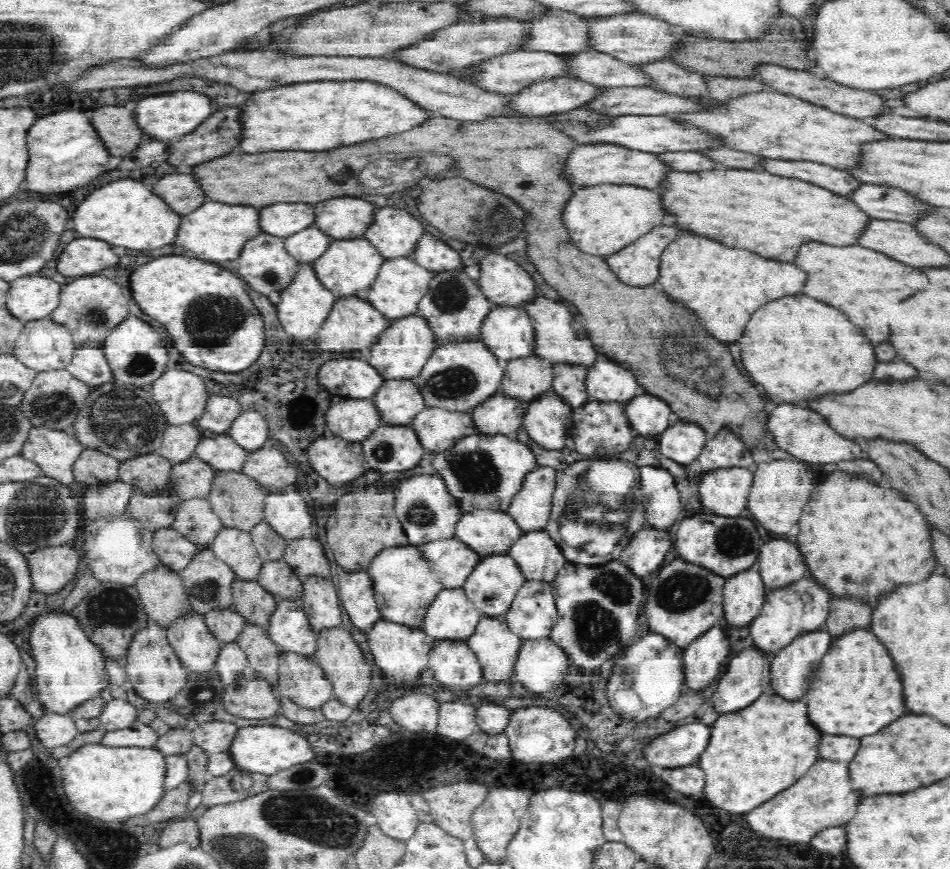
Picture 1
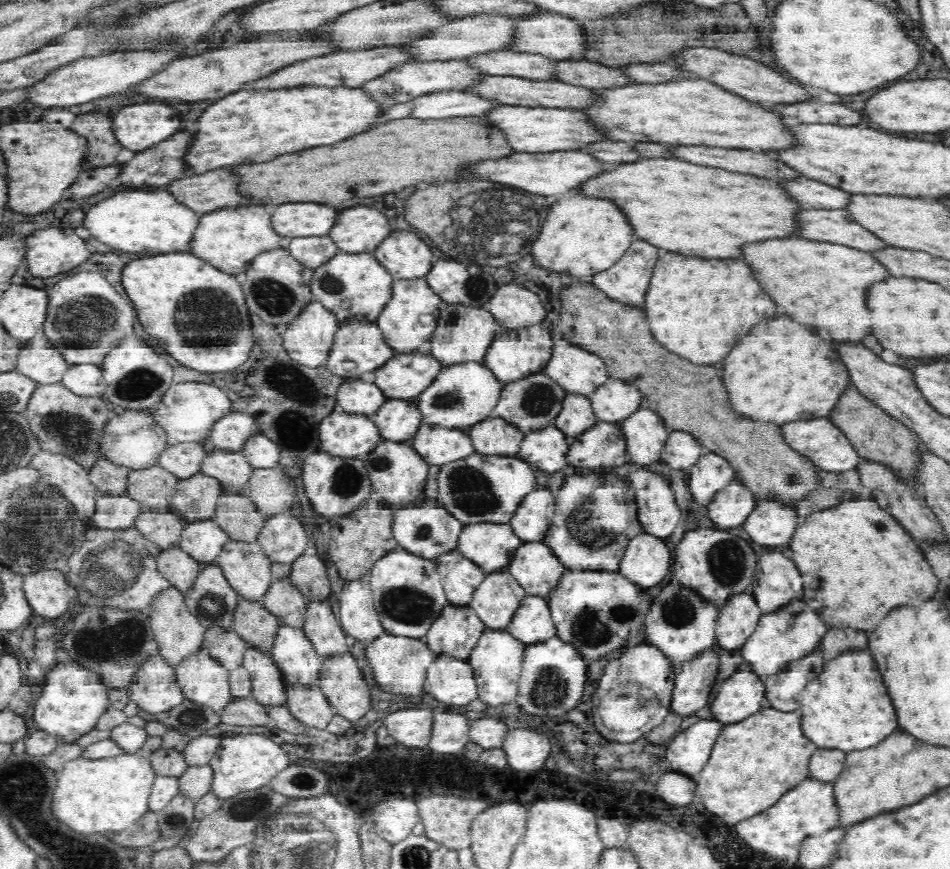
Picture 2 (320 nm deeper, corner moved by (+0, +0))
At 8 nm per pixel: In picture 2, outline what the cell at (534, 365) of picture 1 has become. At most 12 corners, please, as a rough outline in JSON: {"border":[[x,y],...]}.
{"border":[[544,370],[506,383],[491,412],[525,435],[554,423],[565,390]]}

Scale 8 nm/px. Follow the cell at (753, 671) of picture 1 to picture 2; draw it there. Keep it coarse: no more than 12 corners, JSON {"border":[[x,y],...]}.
{"border":[[742,663],[710,703],[712,718],[740,722],[766,703],[764,677]]}

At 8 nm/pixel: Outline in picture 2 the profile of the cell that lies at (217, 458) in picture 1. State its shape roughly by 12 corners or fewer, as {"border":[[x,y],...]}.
{"border":[[241,450],[204,454],[201,472],[245,489],[253,467]]}

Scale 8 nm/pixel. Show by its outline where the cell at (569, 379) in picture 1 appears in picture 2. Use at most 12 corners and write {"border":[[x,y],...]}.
{"border":[[565,391],[554,423],[569,442],[598,419],[587,394]]}

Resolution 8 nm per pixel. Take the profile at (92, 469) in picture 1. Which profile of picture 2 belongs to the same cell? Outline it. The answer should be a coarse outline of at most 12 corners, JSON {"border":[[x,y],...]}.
{"border":[[100,456],[88,469],[101,494],[125,494],[130,470]]}

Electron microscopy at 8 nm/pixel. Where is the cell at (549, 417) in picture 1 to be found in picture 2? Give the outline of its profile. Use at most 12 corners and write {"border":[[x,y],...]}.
{"border":[[555,423],[529,431],[519,454],[546,472],[567,462],[570,442]]}

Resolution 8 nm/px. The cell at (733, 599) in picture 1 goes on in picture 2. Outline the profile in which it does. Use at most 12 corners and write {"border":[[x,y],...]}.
{"border":[[750,589],[718,606],[716,644],[730,651],[763,615]]}

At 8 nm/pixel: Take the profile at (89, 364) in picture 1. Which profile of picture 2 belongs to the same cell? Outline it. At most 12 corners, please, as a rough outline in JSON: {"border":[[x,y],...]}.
{"border":[[71,365],[62,383],[76,394],[102,397],[108,386],[101,367]]}

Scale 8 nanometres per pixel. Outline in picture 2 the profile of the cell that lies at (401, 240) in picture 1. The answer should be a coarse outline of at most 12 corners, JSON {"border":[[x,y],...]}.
{"border":[[394,226],[373,253],[395,280],[426,277],[418,233]]}

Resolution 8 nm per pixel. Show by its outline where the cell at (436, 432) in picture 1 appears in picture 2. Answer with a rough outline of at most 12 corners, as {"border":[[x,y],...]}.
{"border":[[422,422],[410,439],[442,467],[475,451],[468,429]]}

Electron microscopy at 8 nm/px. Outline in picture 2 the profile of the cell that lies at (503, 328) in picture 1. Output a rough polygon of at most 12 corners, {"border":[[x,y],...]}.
{"border":[[541,323],[496,331],[482,362],[504,384],[543,370]]}

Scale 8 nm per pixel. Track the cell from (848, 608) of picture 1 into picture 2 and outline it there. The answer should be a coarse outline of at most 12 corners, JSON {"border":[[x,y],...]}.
{"border":[[828,627],[819,646],[828,661],[844,650],[866,648],[868,634]]}

